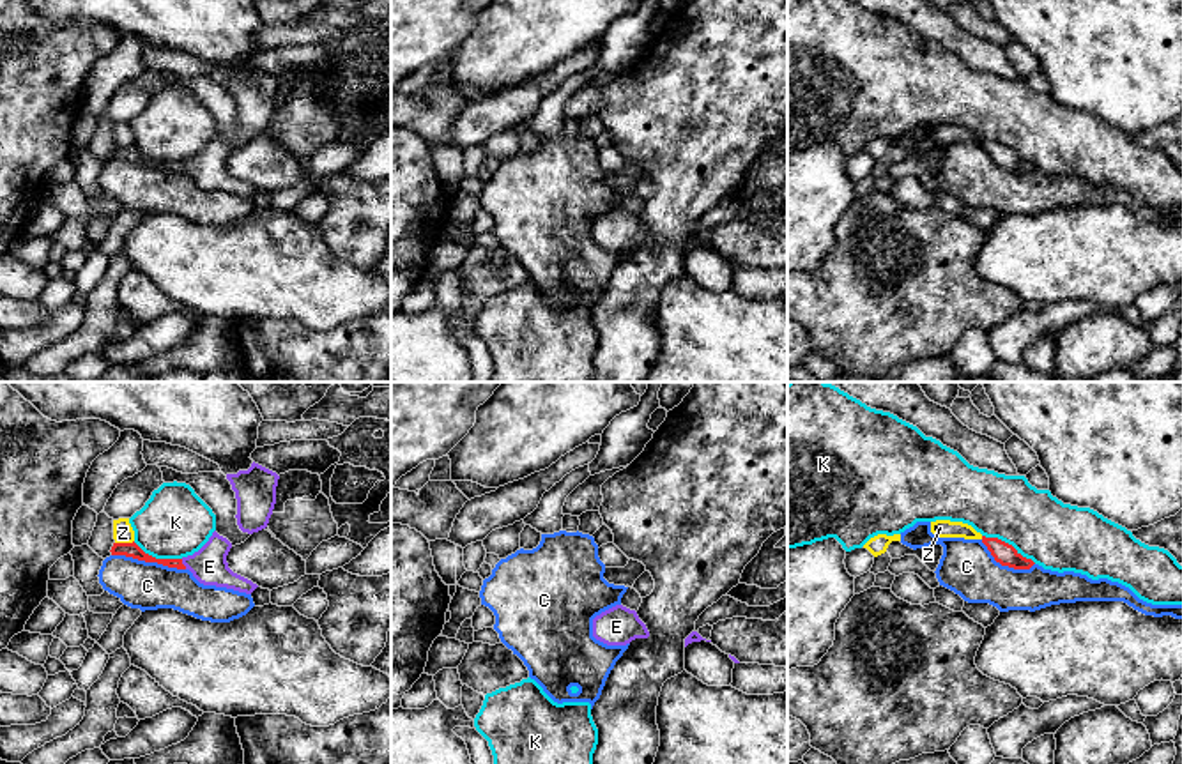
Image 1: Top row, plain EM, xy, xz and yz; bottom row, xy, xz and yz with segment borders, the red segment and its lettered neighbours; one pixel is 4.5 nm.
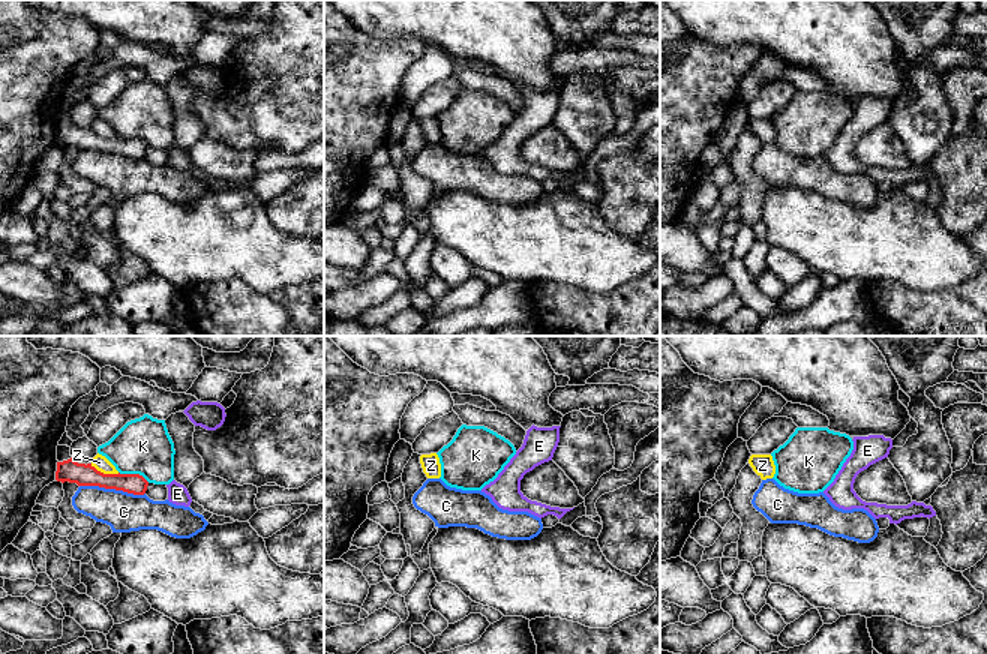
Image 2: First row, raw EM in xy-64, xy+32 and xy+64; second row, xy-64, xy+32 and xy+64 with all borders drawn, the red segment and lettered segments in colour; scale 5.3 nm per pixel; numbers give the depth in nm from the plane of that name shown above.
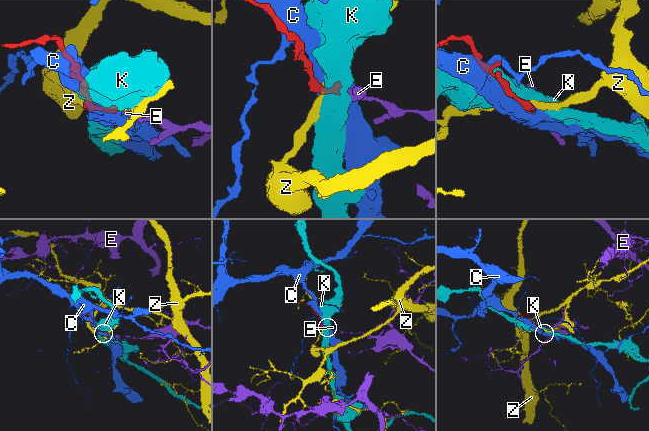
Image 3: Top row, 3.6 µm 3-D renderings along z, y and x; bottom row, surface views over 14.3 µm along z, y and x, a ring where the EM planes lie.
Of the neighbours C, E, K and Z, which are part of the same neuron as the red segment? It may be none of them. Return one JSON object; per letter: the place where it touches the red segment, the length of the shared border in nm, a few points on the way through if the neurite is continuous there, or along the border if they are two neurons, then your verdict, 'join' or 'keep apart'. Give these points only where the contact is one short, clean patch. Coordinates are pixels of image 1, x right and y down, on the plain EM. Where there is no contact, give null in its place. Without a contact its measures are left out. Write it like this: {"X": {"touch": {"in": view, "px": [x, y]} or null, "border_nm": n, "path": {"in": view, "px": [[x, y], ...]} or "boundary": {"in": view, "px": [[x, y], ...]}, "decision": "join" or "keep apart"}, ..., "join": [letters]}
{"C": {"touch": {"in": "xy", "px": [149, 165]}, "border_nm": 340, "decision": "keep apart"}, "E": {"touch": {"in": "xy", "px": [183, 168]}, "border_nm": 50, "path": {"in": "xy", "px": [[133, 154], [151, 163], [183, 168], [209, 170]]}, "decision": "join"}, "K": {"touch": {"in": "yz", "px": [1007, 147]}, "border_nm": 280, "boundary": {"in": "yz", "px": [[982, 138], [1011, 147], [1036, 167]]}, "decision": "keep apart"}, "Z": {"touch": {"in": "xy", "px": [124, 147]}, "border_nm": 90, "boundary": {"in": "xy", "px": [[133, 144], [115, 147]]}, "decision": "keep apart"}, "join": ["E"]}

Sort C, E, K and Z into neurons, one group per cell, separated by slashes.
C / E / K / Z

